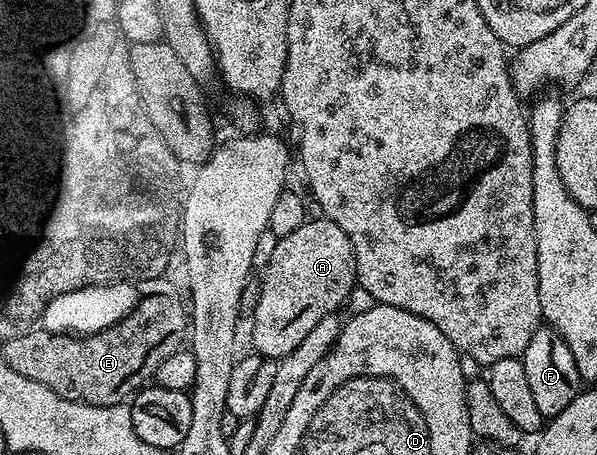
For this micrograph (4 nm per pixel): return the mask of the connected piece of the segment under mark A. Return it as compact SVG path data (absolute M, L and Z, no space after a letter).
M320 216L318 218L318 220L314 220L314 218L307 219L306 223L301 225L300 228L296 228L295 232L290 232L288 236L277 239L273 243L274 246L268 256L264 276L261 276L260 278L258 304L256 304L256 310L250 321L250 327L252 327L250 330L250 336L253 344L251 347L255 353L262 354L266 358L277 360L288 355L289 352L292 352L292 349L296 348L297 345L304 340L304 337L308 336L309 332L312 332L312 330L316 328L316 324L318 324L320 320L324 318L324 316L337 313L340 310L339 307L341 305L343 307L347 303L351 291L355 289L357 283L357 278L355 276L355 252L352 248L351 241L348 240L347 233L329 218L325 216Z

